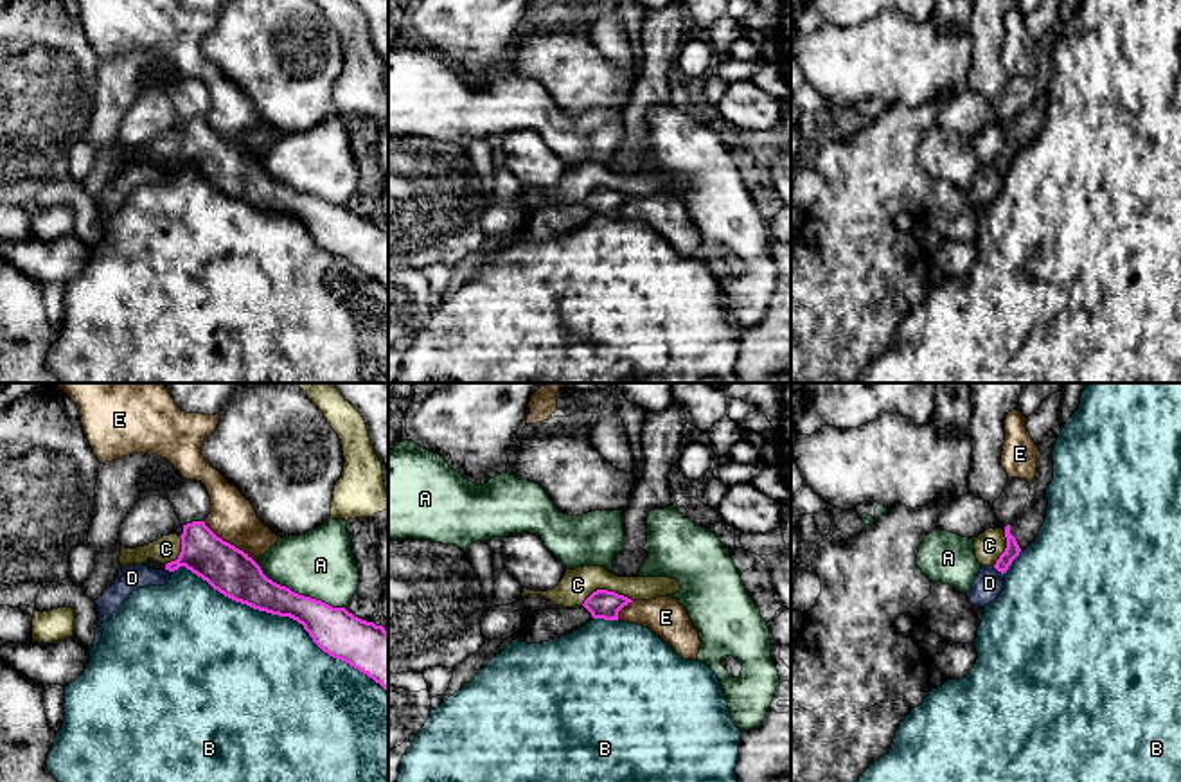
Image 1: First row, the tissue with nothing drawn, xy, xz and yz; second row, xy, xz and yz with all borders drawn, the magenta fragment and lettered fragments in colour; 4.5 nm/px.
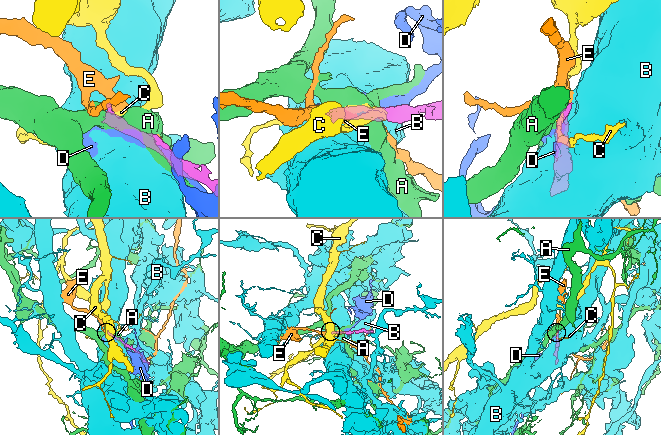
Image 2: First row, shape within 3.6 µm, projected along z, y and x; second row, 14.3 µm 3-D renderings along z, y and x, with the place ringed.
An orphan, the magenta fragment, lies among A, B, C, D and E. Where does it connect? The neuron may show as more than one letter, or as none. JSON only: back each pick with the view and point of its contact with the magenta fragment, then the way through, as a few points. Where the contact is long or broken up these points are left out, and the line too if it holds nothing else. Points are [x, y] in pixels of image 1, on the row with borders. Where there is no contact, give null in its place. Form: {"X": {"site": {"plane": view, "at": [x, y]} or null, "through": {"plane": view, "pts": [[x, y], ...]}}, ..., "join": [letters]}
{"join": []}

